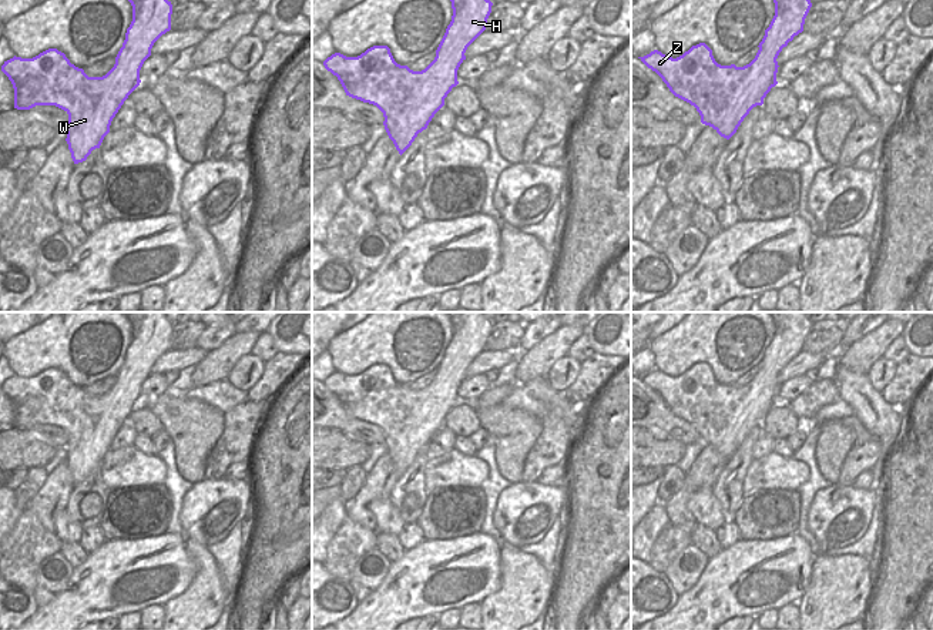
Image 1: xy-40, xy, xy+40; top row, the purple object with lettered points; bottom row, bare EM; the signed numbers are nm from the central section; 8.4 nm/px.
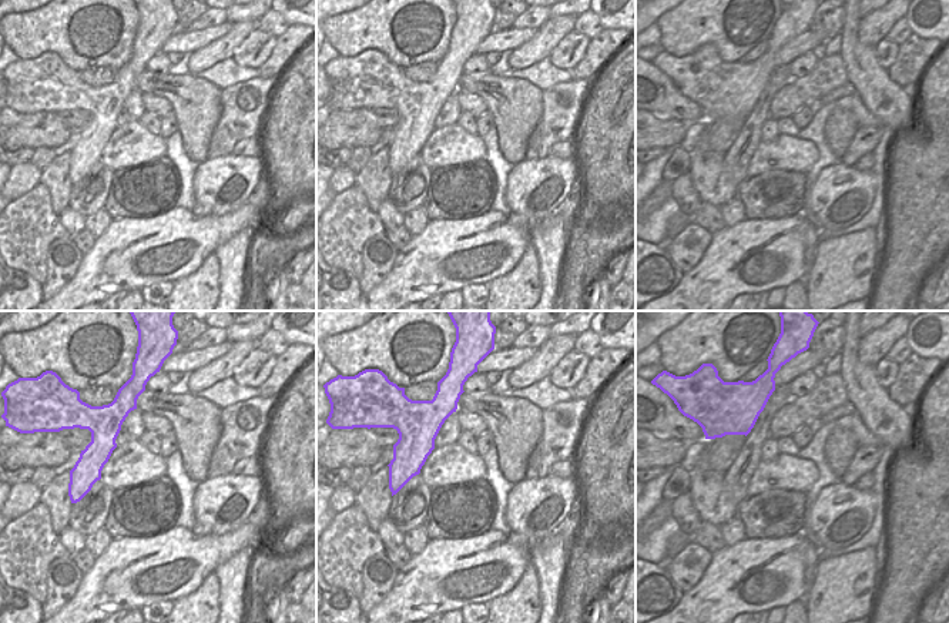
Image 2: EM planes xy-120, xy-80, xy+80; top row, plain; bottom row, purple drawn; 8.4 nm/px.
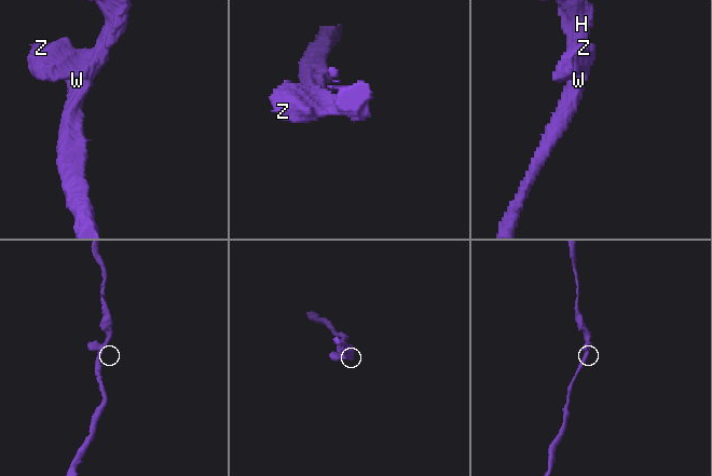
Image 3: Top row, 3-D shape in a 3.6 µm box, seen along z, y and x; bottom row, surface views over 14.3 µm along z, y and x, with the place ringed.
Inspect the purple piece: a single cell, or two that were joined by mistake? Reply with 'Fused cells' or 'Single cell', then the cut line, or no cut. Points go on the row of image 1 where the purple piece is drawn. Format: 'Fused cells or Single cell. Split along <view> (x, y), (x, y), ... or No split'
Single cell. No split

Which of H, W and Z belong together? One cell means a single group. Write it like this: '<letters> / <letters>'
H W Z

